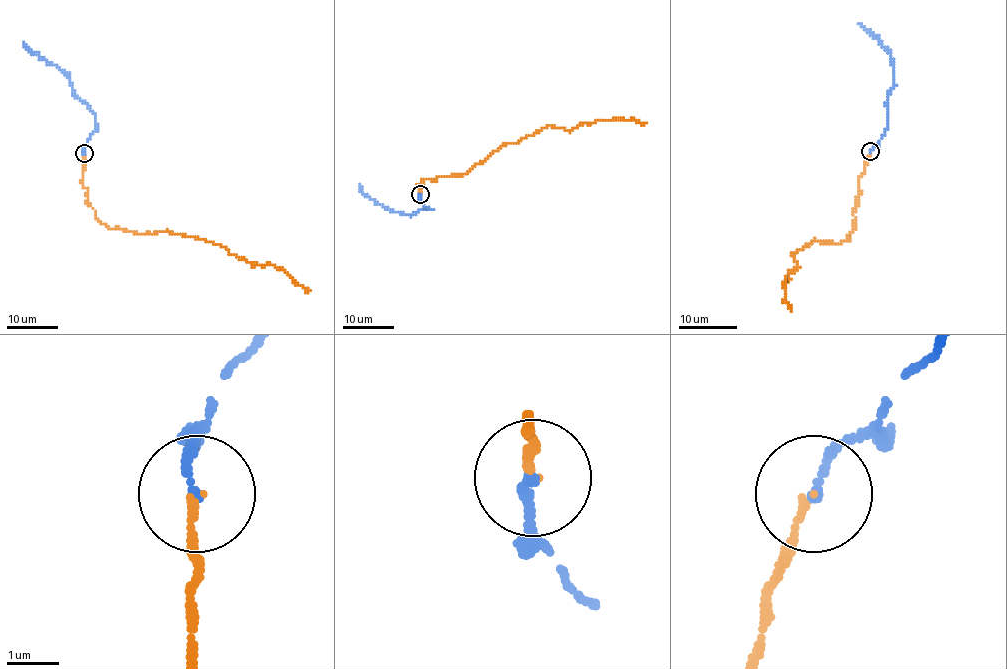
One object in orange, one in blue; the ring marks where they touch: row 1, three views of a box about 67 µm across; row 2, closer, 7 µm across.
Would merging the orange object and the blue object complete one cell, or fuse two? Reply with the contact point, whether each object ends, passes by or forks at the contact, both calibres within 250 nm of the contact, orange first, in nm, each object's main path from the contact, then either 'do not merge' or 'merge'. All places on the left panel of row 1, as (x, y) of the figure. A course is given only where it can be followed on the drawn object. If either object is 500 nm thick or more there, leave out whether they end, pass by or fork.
at (84, 153); orange ends there; blue ends there; 120 nm thick on the orange side, 180 nm on the other; orange runs (84, 154), (82, 184), (101, 223), (211, 242), (248, 261), (281, 268), (311, 291); blue runs (84, 154), (83, 147), (97, 129), (96, 115), (74, 94), (70, 79), (34, 54), (23, 41); merge

